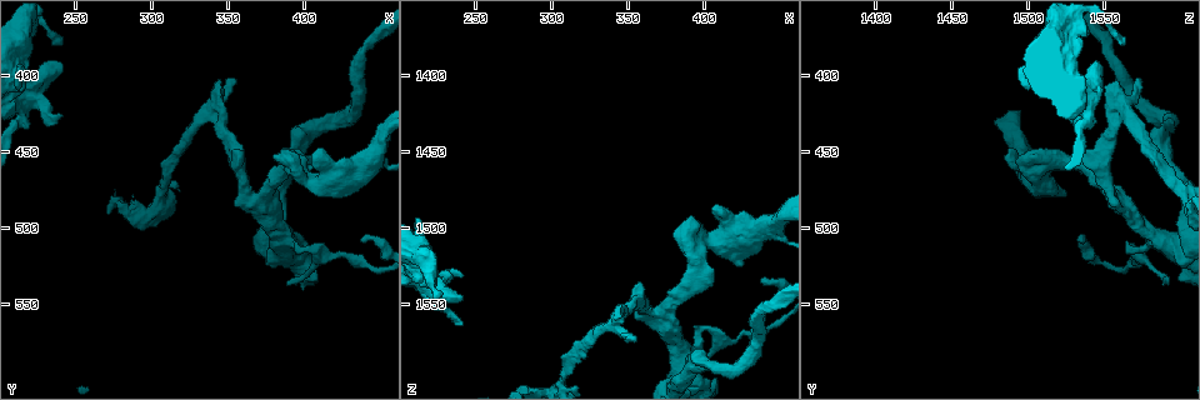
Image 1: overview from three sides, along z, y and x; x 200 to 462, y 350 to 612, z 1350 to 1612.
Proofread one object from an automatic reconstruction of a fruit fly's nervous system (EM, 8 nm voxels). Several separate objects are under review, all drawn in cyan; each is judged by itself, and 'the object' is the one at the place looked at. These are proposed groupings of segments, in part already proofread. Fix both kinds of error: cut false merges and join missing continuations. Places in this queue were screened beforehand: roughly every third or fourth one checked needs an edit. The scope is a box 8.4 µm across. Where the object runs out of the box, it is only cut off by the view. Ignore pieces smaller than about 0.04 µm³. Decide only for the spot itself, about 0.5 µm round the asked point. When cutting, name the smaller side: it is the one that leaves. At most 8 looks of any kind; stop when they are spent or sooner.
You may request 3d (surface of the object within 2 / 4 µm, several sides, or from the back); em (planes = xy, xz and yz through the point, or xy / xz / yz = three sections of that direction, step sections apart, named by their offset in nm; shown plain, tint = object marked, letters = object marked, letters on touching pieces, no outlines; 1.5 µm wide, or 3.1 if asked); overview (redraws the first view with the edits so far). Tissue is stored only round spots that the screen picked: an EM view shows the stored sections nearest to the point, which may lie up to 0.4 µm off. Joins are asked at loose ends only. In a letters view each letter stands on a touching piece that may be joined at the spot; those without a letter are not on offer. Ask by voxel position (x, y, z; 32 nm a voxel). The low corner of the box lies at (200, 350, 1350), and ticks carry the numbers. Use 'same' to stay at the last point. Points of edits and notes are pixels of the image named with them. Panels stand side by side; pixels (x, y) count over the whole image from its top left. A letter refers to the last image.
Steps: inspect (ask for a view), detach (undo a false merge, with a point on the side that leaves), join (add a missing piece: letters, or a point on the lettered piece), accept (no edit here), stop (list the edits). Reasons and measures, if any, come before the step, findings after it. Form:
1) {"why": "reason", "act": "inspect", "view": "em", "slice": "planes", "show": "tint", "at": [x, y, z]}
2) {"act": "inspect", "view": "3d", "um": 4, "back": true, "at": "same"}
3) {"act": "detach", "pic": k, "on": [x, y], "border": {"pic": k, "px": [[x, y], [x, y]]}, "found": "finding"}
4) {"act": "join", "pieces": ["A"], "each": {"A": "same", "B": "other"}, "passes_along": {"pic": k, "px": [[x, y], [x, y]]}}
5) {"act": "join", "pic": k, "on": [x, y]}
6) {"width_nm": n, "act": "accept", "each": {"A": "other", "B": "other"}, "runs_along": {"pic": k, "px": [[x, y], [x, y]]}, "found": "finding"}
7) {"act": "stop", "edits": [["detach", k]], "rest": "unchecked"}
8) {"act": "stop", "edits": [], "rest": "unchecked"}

{"why": "thin end", "act": "inspect", "view": "em", "slice": "xz", "step": 8, "show": "tint", "at": [440, 508, 1534]}

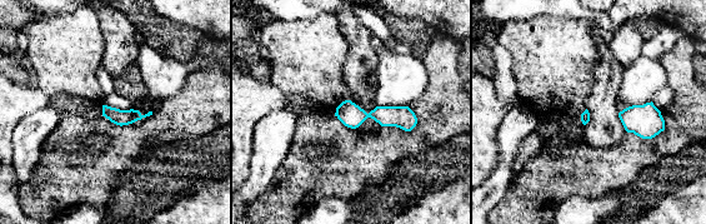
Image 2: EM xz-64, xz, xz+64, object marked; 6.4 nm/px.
{"why": "another direction", "act": "inspect", "view": "em", "slice": "planes", "show": "letters", "at": "same"}

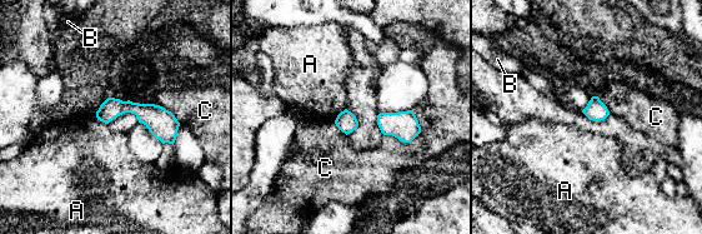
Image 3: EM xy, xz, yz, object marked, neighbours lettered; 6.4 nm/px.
{"act": "accept", "each": {"A": "other", "B": "other", "C": "other"}, "runs_along": {"pic": 3, "px": [[99, 114], [135, 108], [175, 127]]}, "found": "no lettered piece goes on from it"}

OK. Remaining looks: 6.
{"why": "branch point", "act": "inspect", "view": "em", "slice": "yz", "step": 4, "show": "tint", "at": [346, 434, 1556]}

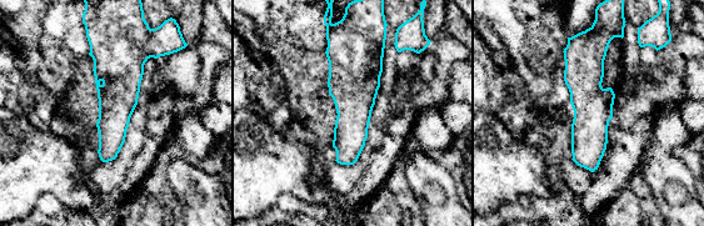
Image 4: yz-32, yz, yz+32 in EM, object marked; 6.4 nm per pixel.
{"why": "cut it another way", "act": "inspect", "view": "em", "slice": "planes", "show": "letters", "at": "same"}

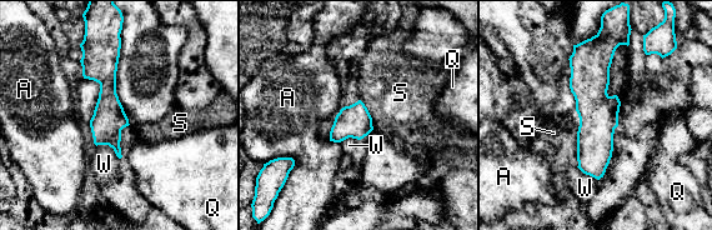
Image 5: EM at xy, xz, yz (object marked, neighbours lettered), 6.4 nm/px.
{"act": "accept", "each": {"A": "other", "Q": "other", "S": "other", "W": "other"}, "found": "all the same neuron"}

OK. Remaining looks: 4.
{"why": "free end", "act": "inspect", "view": "em", "slice": "planes", "show": "letters", "at": [238, 424, 1534]}

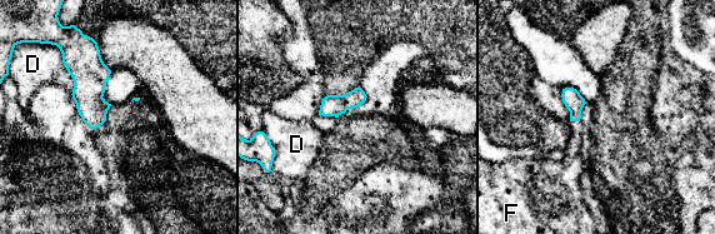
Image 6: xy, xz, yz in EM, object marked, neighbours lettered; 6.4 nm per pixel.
{"act": "join", "pieces": ["F"], "each": {"D": "other", "F": "same"}, "found": "it goes on there"}

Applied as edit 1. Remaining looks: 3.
{"act": "stop", "edits": [["join", 6]], "rest": "unchecked"}

